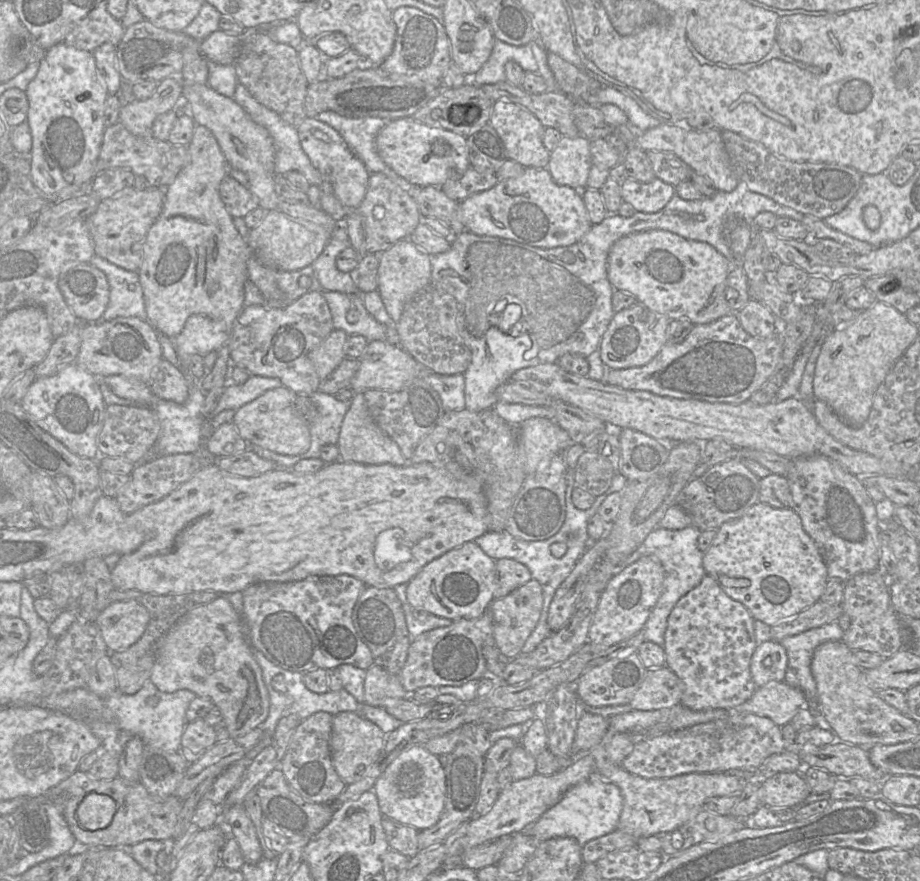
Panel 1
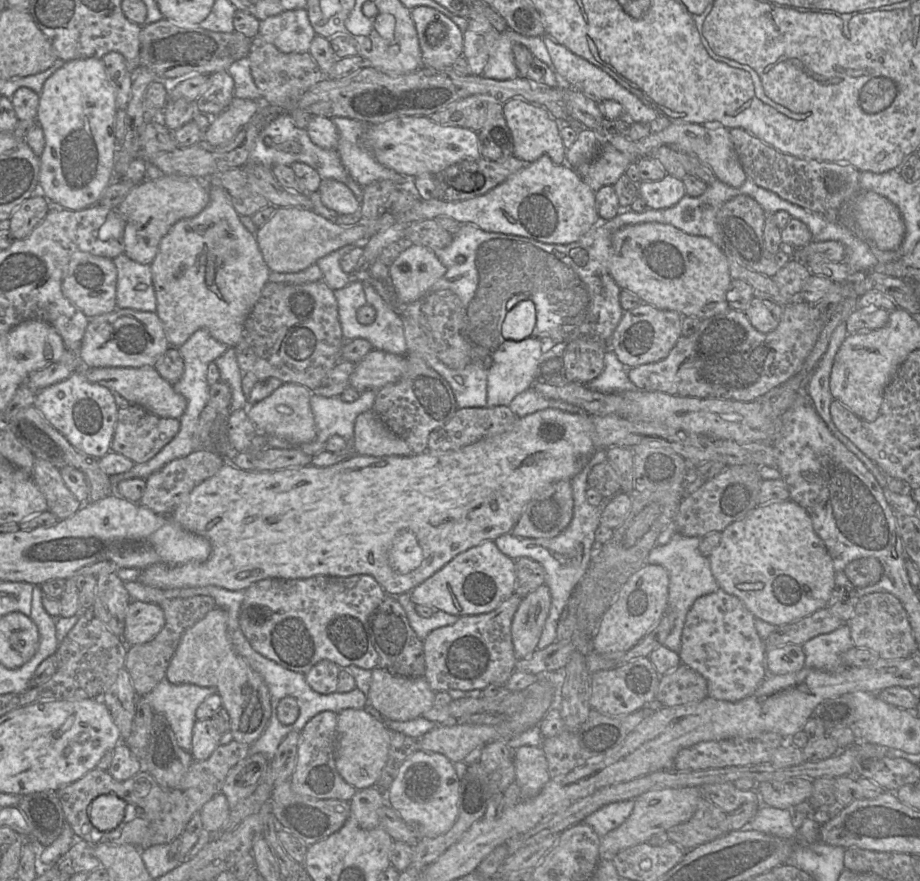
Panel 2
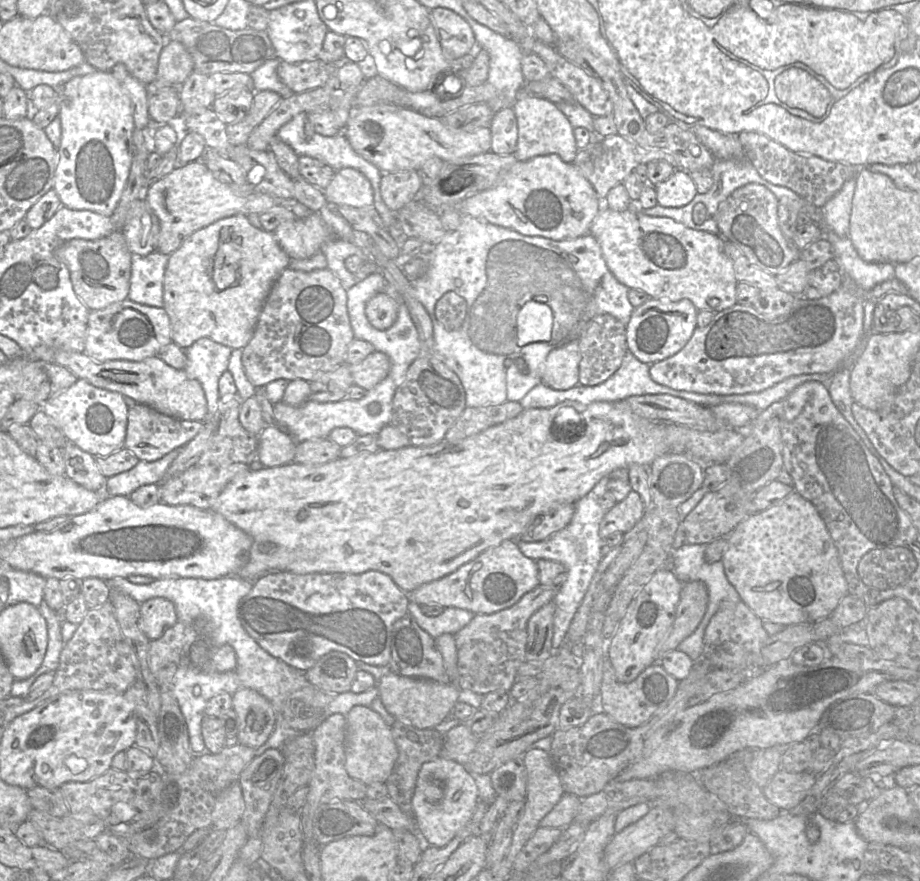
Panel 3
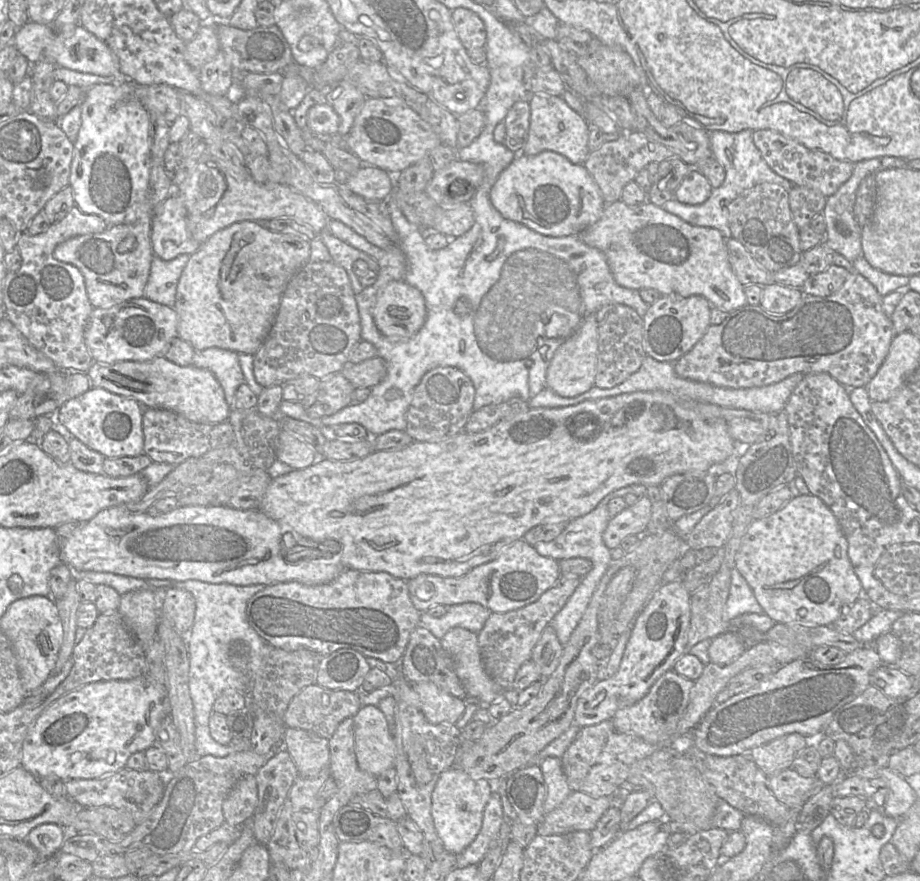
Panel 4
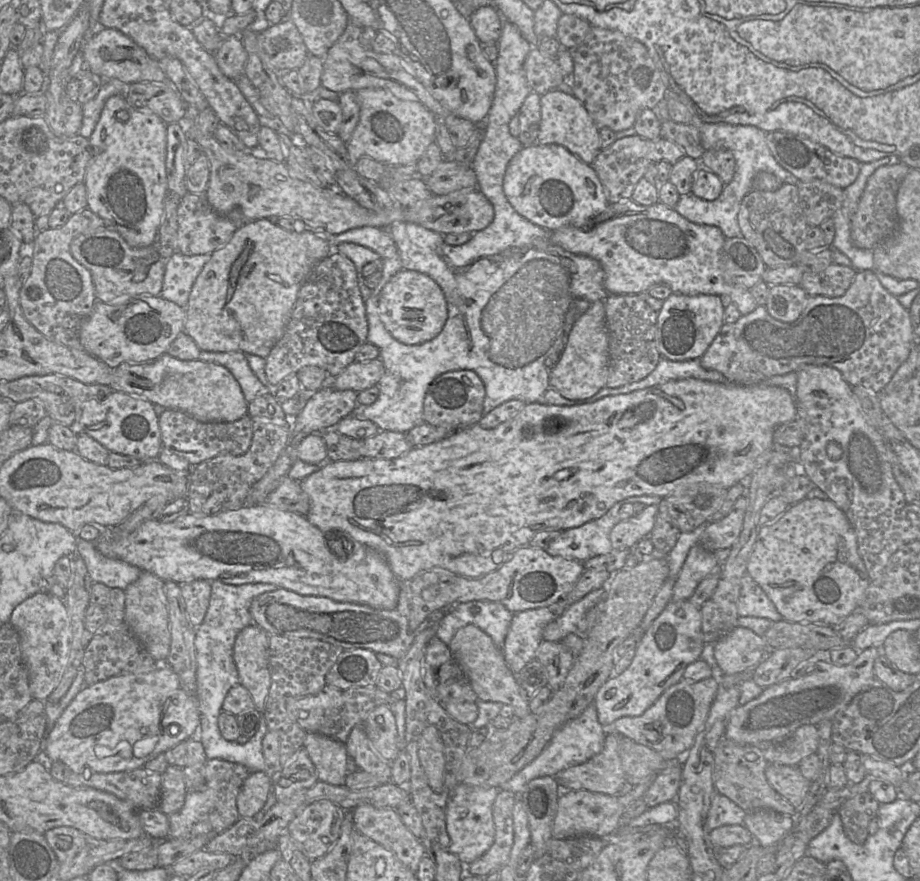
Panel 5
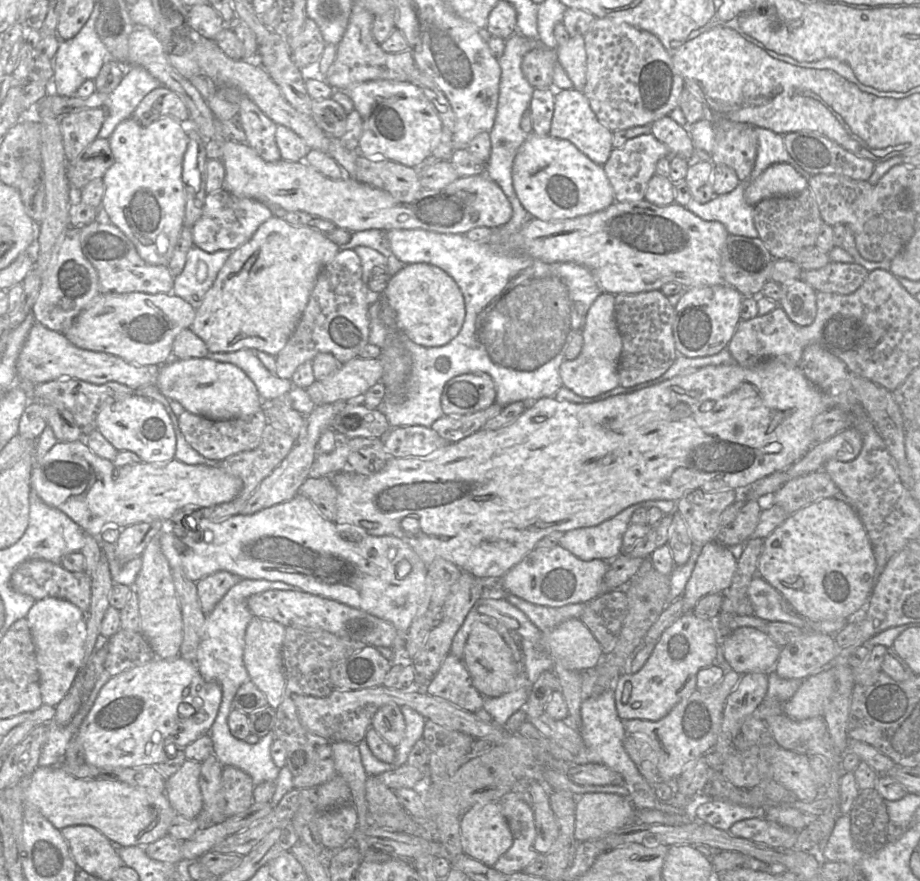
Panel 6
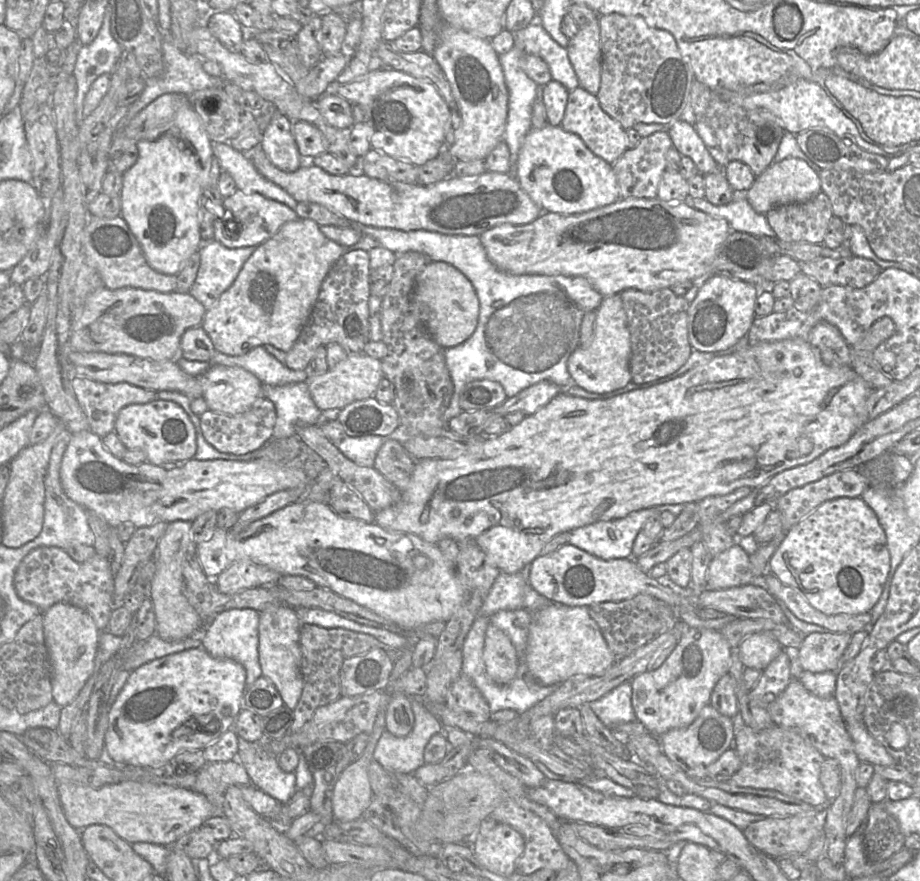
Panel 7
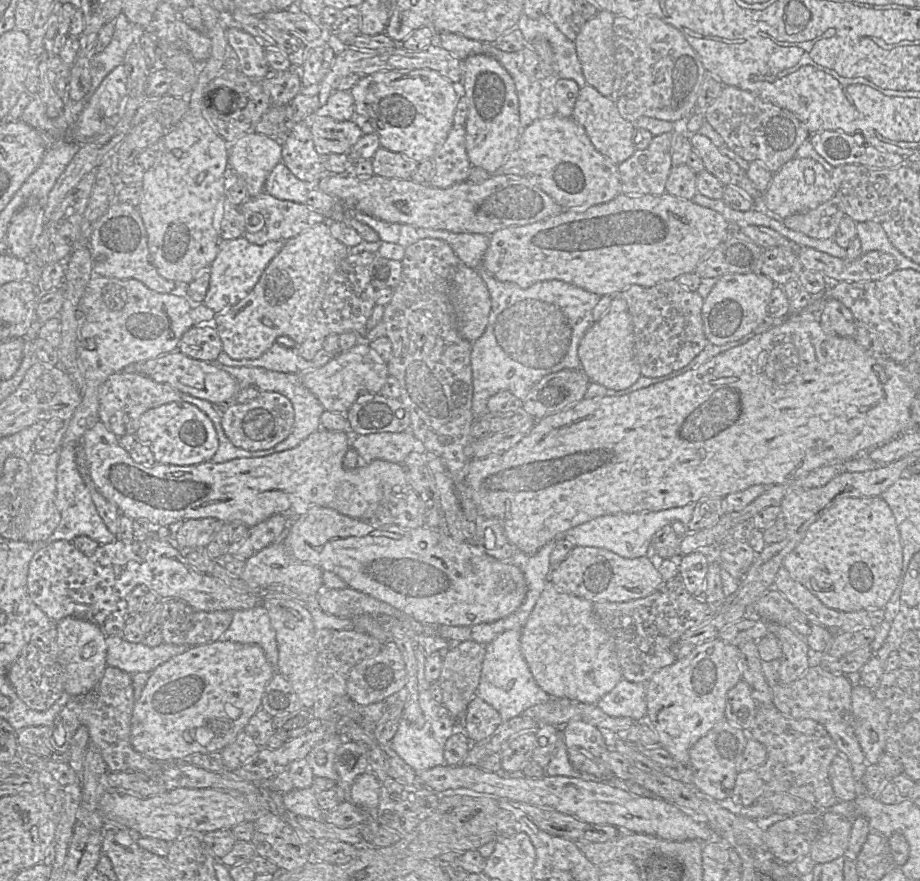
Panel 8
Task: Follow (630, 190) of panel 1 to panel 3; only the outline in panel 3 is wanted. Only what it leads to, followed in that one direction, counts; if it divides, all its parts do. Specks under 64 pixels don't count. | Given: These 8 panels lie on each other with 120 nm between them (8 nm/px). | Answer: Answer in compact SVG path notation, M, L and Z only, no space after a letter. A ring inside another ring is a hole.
M681 169L666 180L655 185L657 203L664 207L682 207L698 194L690 174Z

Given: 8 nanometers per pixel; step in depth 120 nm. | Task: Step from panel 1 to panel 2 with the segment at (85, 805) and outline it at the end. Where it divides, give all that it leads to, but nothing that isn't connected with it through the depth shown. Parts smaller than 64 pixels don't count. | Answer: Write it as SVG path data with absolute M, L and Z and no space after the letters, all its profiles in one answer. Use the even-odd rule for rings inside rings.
M106 794L96 797L89 806L88 817L99 831L115 829L123 820L126 803L119 797Z

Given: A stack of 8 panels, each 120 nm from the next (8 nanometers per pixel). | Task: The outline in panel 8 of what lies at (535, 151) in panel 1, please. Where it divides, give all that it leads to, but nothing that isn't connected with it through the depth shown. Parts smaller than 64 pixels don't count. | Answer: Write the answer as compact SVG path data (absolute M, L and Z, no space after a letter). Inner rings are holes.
M592 86L580 89L572 118L585 129L594 147L614 164L619 165L635 152L634 134L637 127L621 117L610 97L603 96Z

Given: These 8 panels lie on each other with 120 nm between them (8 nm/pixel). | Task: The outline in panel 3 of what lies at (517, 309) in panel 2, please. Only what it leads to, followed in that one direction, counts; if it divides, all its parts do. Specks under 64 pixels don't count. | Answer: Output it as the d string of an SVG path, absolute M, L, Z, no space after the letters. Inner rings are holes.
M535 301L524 304L517 315L518 345L550 342L553 320L552 310L547 304Z

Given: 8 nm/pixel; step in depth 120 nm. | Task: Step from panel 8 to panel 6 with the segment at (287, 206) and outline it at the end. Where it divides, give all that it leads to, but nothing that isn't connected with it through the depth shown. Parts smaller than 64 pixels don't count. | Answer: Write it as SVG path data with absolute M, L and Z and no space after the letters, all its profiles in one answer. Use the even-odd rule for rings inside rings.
M226 190L209 193L205 197L201 216L191 227L193 245L207 253L235 250L271 217L273 214L270 208L257 200L236 197Z

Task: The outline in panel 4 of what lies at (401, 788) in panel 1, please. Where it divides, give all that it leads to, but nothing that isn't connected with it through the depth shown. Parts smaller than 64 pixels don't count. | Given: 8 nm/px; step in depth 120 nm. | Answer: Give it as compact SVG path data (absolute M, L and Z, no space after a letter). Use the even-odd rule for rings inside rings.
M457 766L442 772L432 793L431 814L437 834L445 850L458 856L478 835L487 801L494 785L485 779L473 779Z

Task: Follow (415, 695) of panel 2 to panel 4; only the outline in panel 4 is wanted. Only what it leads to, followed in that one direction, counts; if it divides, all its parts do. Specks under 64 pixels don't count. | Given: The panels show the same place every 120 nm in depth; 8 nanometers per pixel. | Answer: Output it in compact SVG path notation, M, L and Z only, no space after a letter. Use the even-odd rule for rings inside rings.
M432 682L410 683L420 700L419 710L432 724L455 724L466 708L466 701L452 696Z

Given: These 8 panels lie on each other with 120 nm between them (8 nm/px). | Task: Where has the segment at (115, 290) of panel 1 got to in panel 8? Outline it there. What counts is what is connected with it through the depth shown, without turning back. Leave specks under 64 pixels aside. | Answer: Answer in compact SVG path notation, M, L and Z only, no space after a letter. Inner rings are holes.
M244 236L221 240L219 252L208 269L209 288L203 304L215 313L220 313L244 299L256 285L270 261L282 249L285 241L276 240L257 245L249 242Z

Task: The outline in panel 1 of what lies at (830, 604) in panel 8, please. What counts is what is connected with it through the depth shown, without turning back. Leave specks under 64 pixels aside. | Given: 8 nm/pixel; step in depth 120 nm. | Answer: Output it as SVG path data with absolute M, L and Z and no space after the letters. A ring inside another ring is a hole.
M757 502L743 515L723 523L716 531L716 536L711 545L703 553L703 566L707 574L711 575L719 583L729 597L746 606L754 620L757 619L773 626L780 621L794 617L799 612L820 600L828 580L827 568L815 542L804 530L800 516L792 508L778 509L768 504Z

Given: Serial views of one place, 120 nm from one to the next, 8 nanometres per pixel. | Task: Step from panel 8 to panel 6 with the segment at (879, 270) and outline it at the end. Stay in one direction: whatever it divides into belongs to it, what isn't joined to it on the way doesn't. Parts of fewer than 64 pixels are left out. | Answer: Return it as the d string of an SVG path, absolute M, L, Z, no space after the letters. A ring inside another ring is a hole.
M829 262L826 266L803 270L800 279L816 292L849 295L866 280L869 271L857 263Z

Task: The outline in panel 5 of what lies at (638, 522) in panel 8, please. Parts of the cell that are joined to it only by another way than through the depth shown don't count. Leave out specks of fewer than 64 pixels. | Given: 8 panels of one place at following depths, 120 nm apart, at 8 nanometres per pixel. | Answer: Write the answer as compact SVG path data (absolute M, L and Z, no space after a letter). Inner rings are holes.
M641 495L617 502L600 518L579 527L563 530L560 536L544 550L553 556L561 556L568 560L581 562L595 556L609 554L613 550L610 532L621 521L619 510L622 505L641 502L646 506L658 506L662 499L656 495Z

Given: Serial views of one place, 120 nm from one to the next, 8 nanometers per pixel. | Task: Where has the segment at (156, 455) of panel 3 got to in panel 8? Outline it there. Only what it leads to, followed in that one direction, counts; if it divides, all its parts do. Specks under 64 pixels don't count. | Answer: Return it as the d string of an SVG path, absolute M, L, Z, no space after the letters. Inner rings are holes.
M259 392L244 403L231 403L222 408L221 426L230 442L248 451L274 447L290 434L294 425L294 409L291 401L278 392Z

